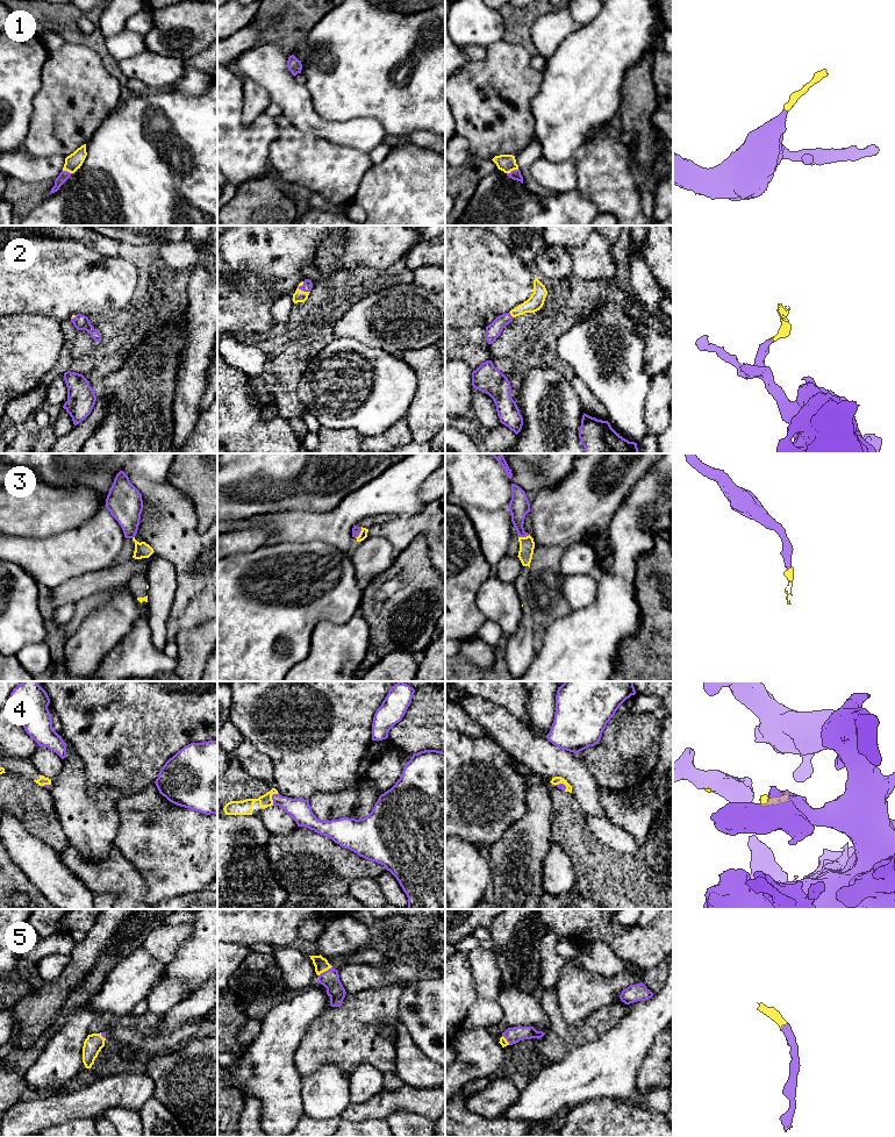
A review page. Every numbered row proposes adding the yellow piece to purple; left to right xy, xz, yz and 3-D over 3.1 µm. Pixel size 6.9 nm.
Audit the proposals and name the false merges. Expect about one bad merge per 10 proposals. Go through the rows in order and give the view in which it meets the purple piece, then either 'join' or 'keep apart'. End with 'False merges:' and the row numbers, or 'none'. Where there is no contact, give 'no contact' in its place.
1: meets purple in yz; join
2: meets purple in xz; join
3: meets purple in xz; join
4: meets purple in xz; join
5: meets purple in xz; join
False merges: none

